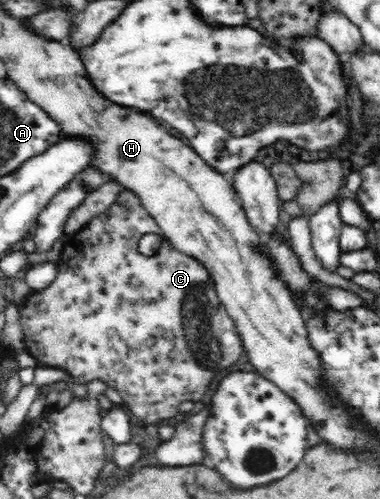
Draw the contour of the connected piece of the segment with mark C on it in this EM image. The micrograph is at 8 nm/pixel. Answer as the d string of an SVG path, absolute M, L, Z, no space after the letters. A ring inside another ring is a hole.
M122 190L118 193L117 200L108 209L99 213L90 223L87 223L80 231L69 234L63 241L64 247L60 257L57 259L57 276L55 280L40 291L34 291L27 295L18 305L20 319L22 320L24 343L28 345L28 352L34 359L48 363L54 368L59 368L68 373L78 383L89 383L93 379L101 379L107 387L116 389L122 397L124 406L127 406L132 415L141 419L144 424L156 424L165 420L173 422L178 420L180 413L178 408L183 401L193 401L200 406L200 401L210 387L210 377L214 377L220 369L226 369L240 359L243 354L243 340L239 336L235 320L227 314L219 296L215 292L215 280L212 278L208 268L204 267L192 255L178 252L172 248L168 238L163 235L160 226L155 219L147 212L139 196L133 191ZM146 233L154 233L162 238L162 245L154 255L142 255L138 251L138 241Z

